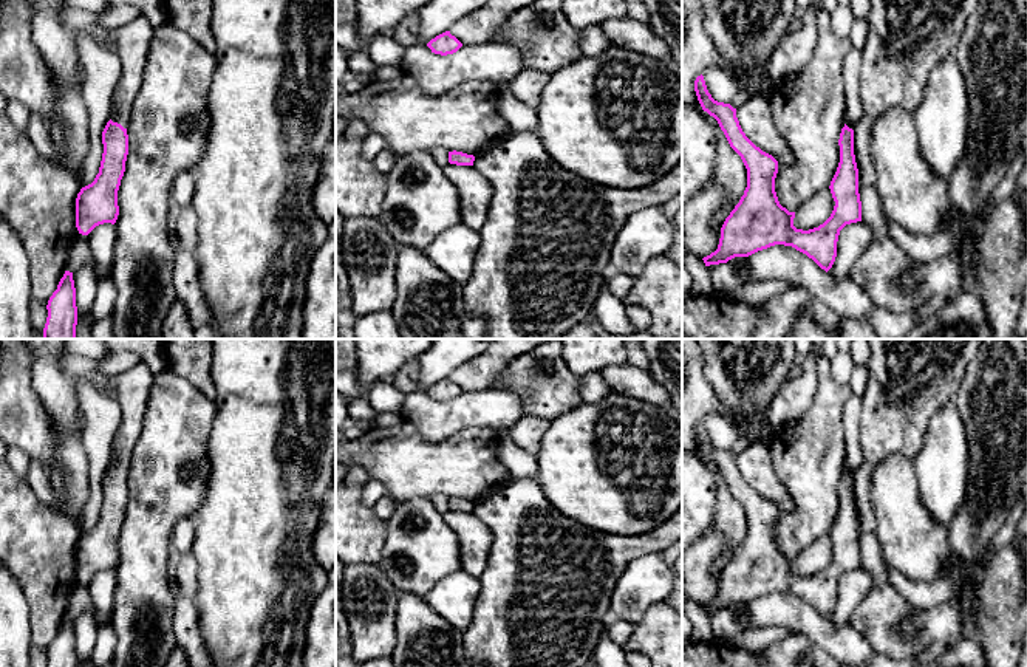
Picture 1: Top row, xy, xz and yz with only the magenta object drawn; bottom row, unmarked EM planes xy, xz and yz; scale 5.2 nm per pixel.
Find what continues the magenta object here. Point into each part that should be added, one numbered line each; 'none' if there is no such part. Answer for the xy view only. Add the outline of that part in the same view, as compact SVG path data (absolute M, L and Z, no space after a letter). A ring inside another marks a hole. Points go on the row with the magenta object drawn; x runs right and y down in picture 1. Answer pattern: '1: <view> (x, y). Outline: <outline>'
1: xy (132, 41). Outline: M70 5L62 8L62 20L74 31L90 34L96 43L113 42L116 45L114 56L121 59L122 70L111 96L110 119L127 128L153 37L150 20L142 12L121 28L104 29L96 14Z

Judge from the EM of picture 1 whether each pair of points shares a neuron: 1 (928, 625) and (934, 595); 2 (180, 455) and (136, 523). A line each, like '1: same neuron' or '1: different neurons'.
1: different neurons
2: same neuron

